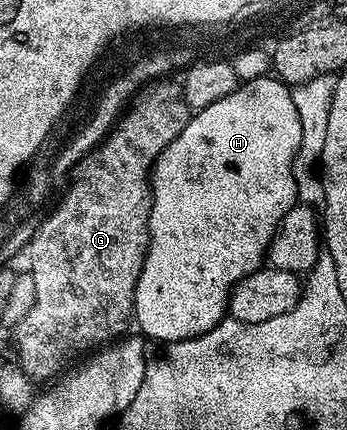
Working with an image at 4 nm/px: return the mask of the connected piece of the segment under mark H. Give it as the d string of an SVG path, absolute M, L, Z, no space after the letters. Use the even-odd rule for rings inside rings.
M264 76L249 82L242 81L237 90L223 96L223 100L215 100L215 104L196 111L183 128L183 132L179 132L179 136L175 136L175 140L171 140L171 144L163 148L163 152L157 157L156 164L153 165L151 175L153 203L149 217L149 251L145 257L143 272L139 276L139 284L135 284L135 304L133 305L135 326L142 330L140 333L146 339L154 338L155 341L161 342L160 344L168 344L182 342L188 338L198 338L199 335L215 328L221 323L221 319L226 317L229 309L229 293L233 290L233 285L246 278L248 274L262 269L267 258L269 243L276 236L283 216L287 216L289 209L298 205L295 159L298 157L300 139L299 112L295 112L292 89L276 76Z

